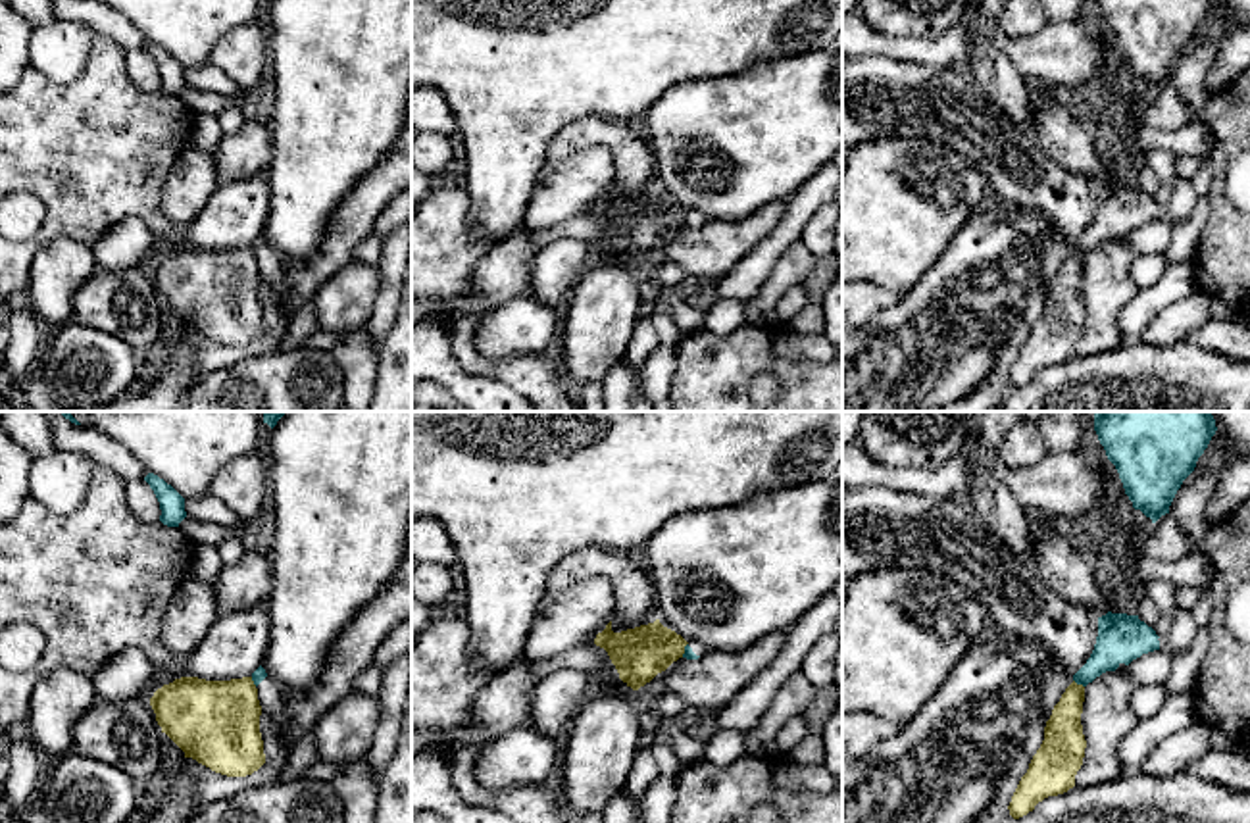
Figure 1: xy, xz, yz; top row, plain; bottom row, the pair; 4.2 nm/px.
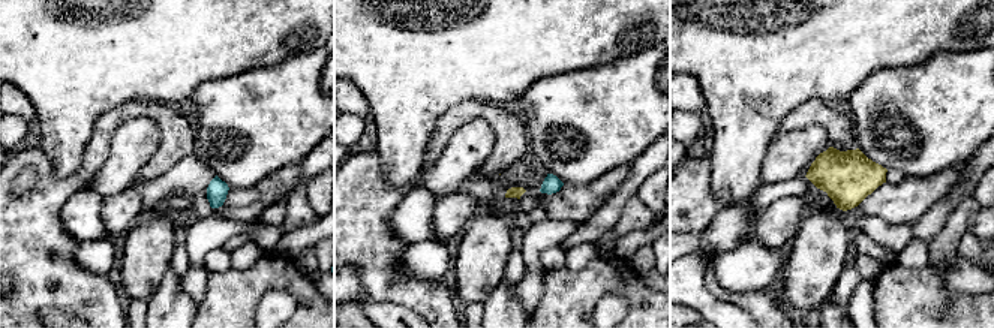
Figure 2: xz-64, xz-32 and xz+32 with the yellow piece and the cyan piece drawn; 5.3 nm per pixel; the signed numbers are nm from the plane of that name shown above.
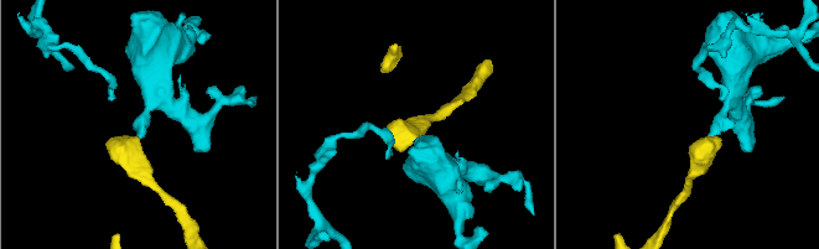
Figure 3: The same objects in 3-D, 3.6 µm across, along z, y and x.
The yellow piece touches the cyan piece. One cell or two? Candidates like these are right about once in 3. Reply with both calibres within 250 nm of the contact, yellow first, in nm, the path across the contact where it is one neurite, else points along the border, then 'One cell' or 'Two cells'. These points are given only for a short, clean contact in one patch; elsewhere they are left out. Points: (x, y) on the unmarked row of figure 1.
Thickness 180 nm (yellow) against 190 nm. Boundary: yz (1074, 249), (1083, 256). Two cells

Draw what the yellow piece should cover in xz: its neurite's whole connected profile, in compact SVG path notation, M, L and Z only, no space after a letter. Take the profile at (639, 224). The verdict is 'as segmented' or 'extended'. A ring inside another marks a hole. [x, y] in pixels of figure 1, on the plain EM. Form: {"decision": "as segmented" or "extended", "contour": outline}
{"decision": "as segmented", "contour": "M656 188L654 192L621 202L613 202L610 190L596 204L594 213L608 221L619 248L633 260L638 260L683 227L688 212Z"}

